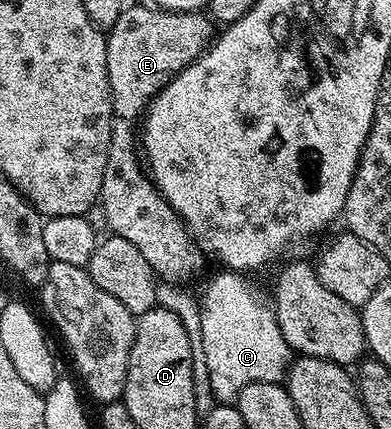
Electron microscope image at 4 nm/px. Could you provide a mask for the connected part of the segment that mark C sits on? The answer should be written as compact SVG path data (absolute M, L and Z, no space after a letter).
M222 269L205 286L205 295L201 294L199 301L202 314L202 344L207 360L210 376L211 392L214 403L236 403L239 392L247 384L256 382L281 382L289 373L291 351L287 340L283 340L283 332L279 328L277 318L273 314L272 305L267 304L244 282L240 273Z

